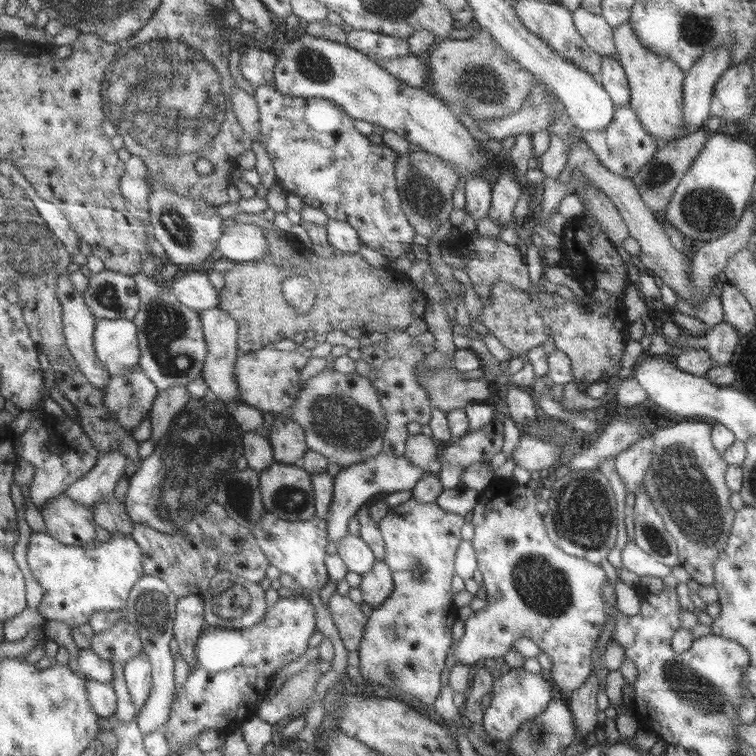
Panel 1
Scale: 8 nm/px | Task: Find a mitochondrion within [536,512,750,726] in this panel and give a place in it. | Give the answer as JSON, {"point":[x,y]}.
{"point":[685,681]}

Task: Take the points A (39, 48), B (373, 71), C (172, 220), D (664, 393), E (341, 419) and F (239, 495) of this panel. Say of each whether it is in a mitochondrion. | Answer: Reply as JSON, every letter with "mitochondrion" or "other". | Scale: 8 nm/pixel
{"A":"other","B":"other","C":"mitochondrion","D":"other","E":"mitochondrion","F":"mitochondrion"}

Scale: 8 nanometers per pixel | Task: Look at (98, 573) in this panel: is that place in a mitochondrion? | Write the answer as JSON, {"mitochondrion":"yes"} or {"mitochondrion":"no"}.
{"mitochondrion":"no"}

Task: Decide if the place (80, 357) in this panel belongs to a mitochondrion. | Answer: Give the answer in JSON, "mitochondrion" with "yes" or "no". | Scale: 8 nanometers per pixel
{"mitochondrion":"no"}

